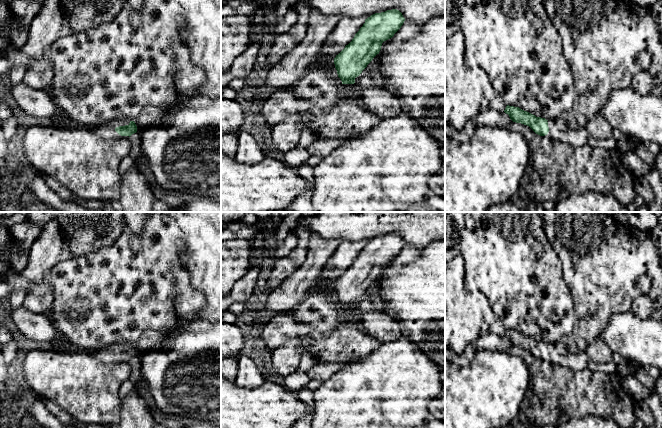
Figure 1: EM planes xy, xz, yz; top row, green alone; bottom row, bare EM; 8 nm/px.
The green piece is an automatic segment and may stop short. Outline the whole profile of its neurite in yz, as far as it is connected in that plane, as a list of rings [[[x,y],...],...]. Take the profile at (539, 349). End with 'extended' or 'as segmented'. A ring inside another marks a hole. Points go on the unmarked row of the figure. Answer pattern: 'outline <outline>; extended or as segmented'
outline [[[507,329],[504,336],[513,346],[529,350],[540,360],[549,359],[555,365],[569,367],[573,371],[580,371],[588,367],[589,357],[585,352],[570,353],[563,342],[546,344],[520,333]]]; extended

